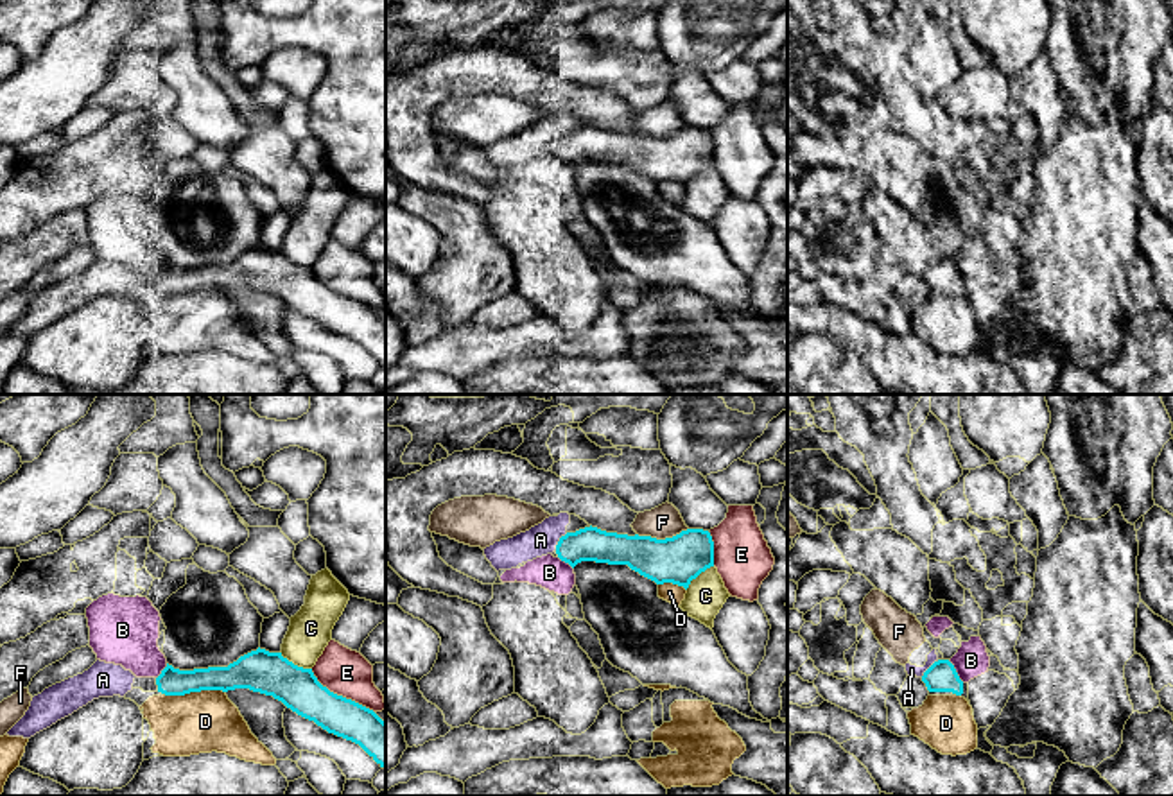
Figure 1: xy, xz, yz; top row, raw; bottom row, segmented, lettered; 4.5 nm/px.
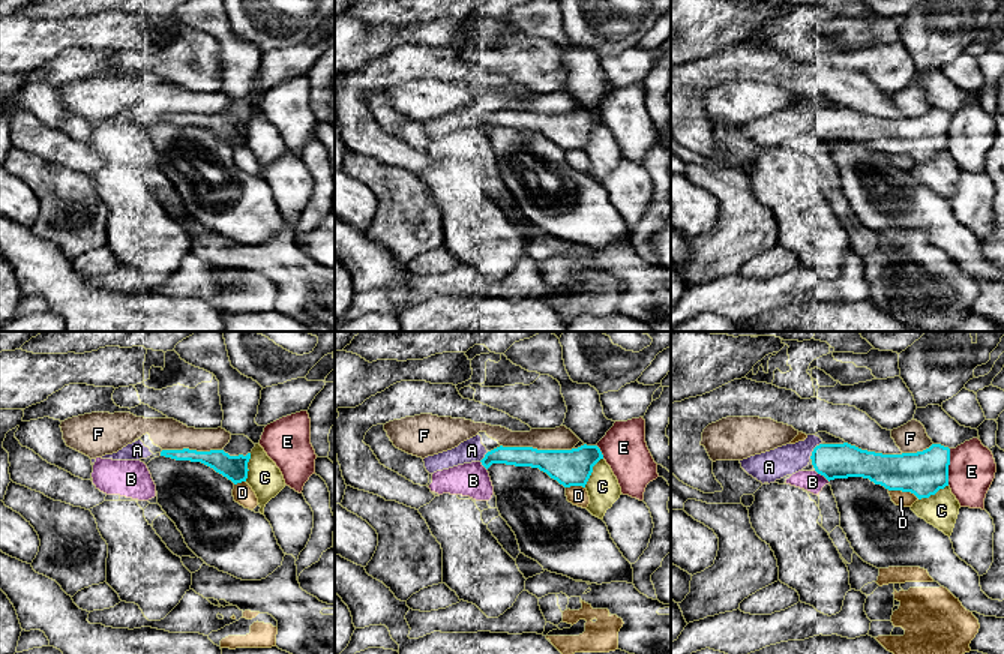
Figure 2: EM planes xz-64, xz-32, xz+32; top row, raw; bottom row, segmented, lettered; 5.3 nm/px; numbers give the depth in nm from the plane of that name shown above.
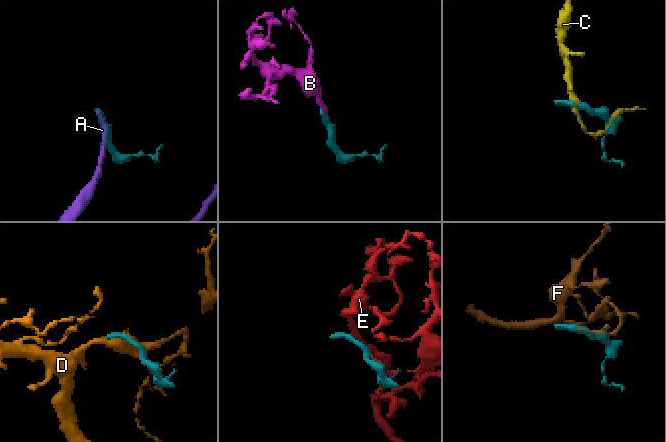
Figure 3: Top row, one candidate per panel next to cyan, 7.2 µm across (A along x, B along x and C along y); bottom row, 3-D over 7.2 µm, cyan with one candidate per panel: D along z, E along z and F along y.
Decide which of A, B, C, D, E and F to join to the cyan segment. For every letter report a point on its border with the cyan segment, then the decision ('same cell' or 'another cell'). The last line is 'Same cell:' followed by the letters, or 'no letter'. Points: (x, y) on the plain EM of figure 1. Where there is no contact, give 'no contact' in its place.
A: xz (560, 138) | same cell
B: yz (955, 269) | another cell
C: xy (293, 262) | another cell
D: xy (194, 289) | another cell
E: xy (341, 294) | another cell
F: xz (662, 138) | another cell
Same cell: A

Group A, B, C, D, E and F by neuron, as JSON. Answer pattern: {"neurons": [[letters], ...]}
{"neurons": [["A"], ["B"], ["C"], ["D"], ["E"], ["F"]]}

